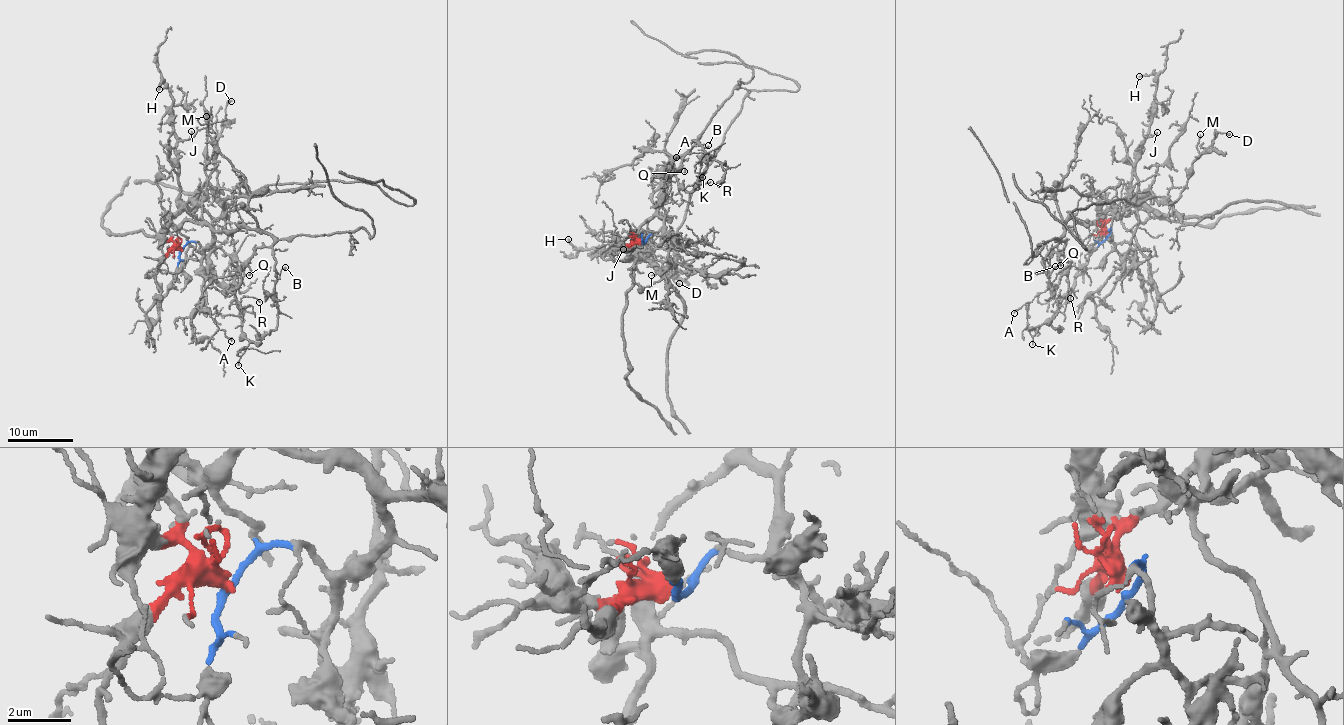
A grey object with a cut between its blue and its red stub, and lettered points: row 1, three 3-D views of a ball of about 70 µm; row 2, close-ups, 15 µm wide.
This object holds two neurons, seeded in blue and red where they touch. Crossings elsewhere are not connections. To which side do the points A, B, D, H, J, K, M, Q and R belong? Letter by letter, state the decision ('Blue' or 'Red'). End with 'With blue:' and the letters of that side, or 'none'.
A: Blue
B: Blue
D: Red
H: Red
J: Red
K: Blue
M: Red
Q: Blue
R: Blue
With blue: A, B, K, Q, R

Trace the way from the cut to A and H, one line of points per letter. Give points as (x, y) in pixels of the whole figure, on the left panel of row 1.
A: (182, 251), (241, 227), (271, 236), (240, 271), (204, 290), (199, 308), (231, 341)
H: (180, 251), (169, 233), (178, 209), (178, 161), (173, 96), (164, 82), (159, 90)

